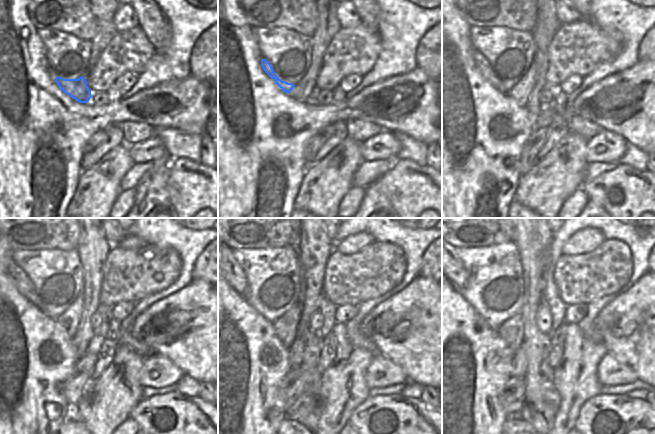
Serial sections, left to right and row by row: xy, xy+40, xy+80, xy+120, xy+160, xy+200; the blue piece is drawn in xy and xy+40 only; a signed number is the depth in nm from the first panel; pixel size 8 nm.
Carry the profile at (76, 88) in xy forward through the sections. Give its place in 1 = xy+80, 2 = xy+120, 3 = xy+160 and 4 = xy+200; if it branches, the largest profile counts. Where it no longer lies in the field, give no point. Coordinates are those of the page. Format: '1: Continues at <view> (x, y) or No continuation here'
1: Continues at xy+80 (481, 63)
2: Continues at xy+120 (22, 283)
3: Continues at xy+160 (238, 280)
4: Continues at xy+200 (462, 275)

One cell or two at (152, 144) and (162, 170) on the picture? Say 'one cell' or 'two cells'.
two cells

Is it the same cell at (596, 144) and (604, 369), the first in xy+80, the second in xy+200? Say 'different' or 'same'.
same

